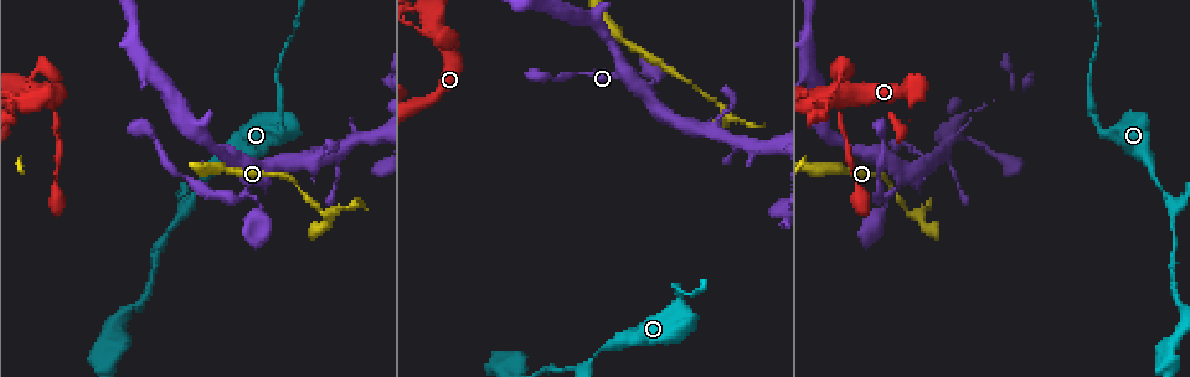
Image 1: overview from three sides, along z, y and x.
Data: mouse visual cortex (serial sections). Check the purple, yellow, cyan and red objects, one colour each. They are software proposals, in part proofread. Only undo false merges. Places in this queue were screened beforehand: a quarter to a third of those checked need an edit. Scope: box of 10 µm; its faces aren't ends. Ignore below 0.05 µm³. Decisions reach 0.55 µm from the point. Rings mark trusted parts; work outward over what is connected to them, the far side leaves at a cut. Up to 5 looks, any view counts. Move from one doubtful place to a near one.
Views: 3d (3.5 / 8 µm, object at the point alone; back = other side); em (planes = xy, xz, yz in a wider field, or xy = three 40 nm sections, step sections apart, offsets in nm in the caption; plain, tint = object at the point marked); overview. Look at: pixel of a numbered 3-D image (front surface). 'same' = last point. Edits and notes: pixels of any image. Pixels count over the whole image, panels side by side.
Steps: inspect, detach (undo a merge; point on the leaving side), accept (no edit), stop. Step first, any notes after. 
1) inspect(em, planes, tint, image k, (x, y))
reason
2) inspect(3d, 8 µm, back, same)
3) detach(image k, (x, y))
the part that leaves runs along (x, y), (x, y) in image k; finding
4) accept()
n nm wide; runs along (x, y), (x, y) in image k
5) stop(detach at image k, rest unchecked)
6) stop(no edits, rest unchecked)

inspect(3d, 3.5 µm, image 1, (900, 171))
three arms meet

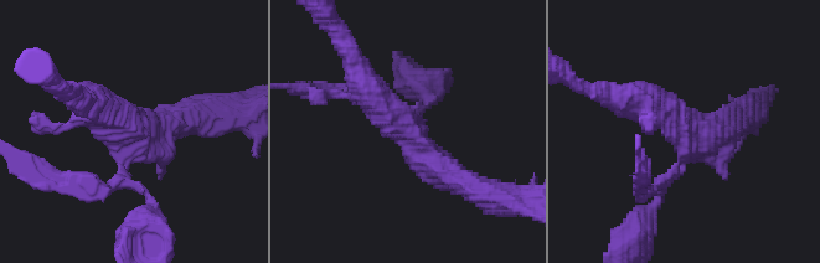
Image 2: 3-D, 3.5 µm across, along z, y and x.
inspect(em, xy, step 3, tint, image 2, (128, 130))
3 arms; arms of 150, 200, 350 nm; now the EM

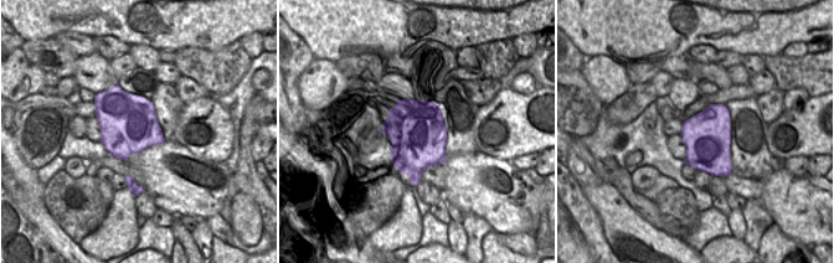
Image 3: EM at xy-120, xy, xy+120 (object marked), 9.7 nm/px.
detach(image 2, (656, 202))
550 nm wide; the part that leaves runs along (679, 169), (628, 248) in image 2; a second cell is stuck on

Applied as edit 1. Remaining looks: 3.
inspect(overview)

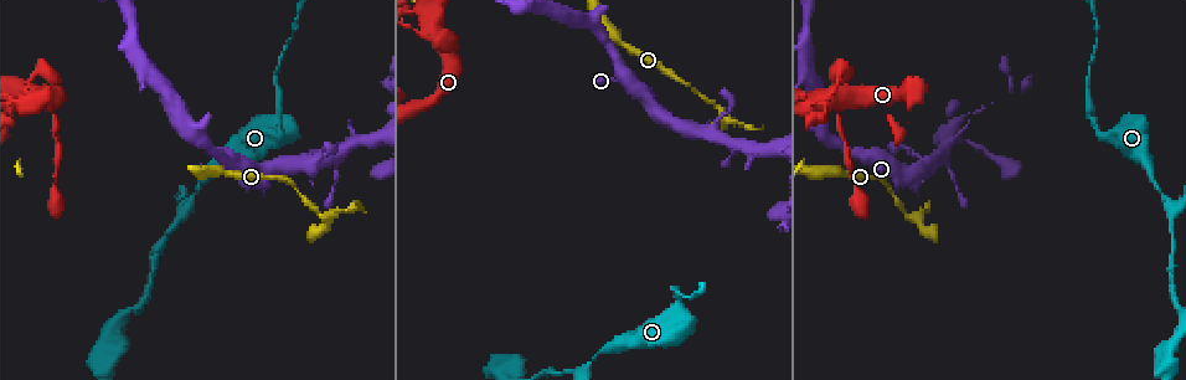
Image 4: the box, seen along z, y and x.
inspect(3d, 3.5 µm, image 4, (328, 215))
sharp bend

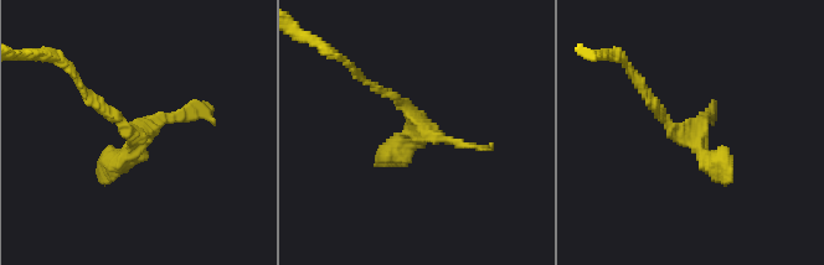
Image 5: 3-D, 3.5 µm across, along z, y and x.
inspect(em, xy, step 1, tint, image 5, (688, 131))
now the EM

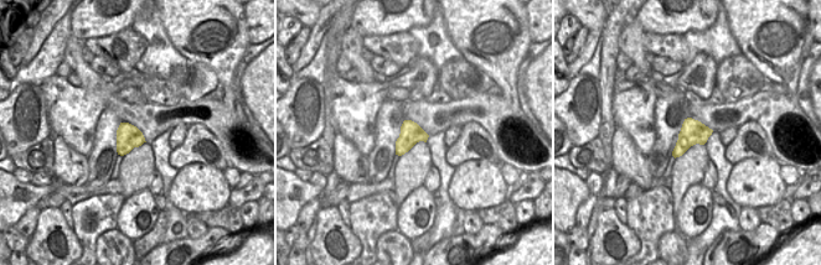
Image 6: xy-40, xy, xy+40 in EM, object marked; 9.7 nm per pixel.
accept()
one cell here

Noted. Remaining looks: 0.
stop(detach at image 2, rest unchecked)

